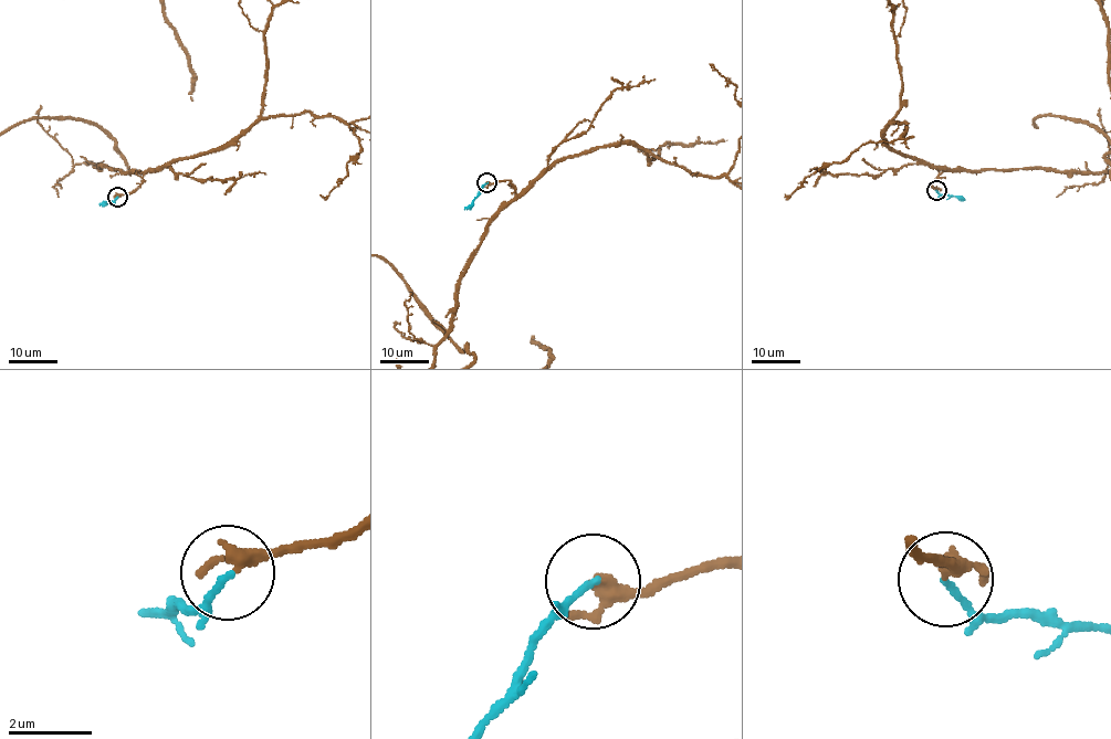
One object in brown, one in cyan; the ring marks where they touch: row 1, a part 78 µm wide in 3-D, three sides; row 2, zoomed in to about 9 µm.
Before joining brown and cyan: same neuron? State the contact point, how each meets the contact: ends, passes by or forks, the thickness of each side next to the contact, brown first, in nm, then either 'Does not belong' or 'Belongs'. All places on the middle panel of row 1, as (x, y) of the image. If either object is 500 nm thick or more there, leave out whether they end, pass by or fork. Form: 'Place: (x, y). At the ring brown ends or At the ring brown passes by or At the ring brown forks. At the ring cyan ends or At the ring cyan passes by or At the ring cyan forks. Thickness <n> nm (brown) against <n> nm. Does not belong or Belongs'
Place: (486, 182). At the ring brown passes by. At the ring cyan ends. Thickness 300 nm (brown) against 160 nm. Belongs

